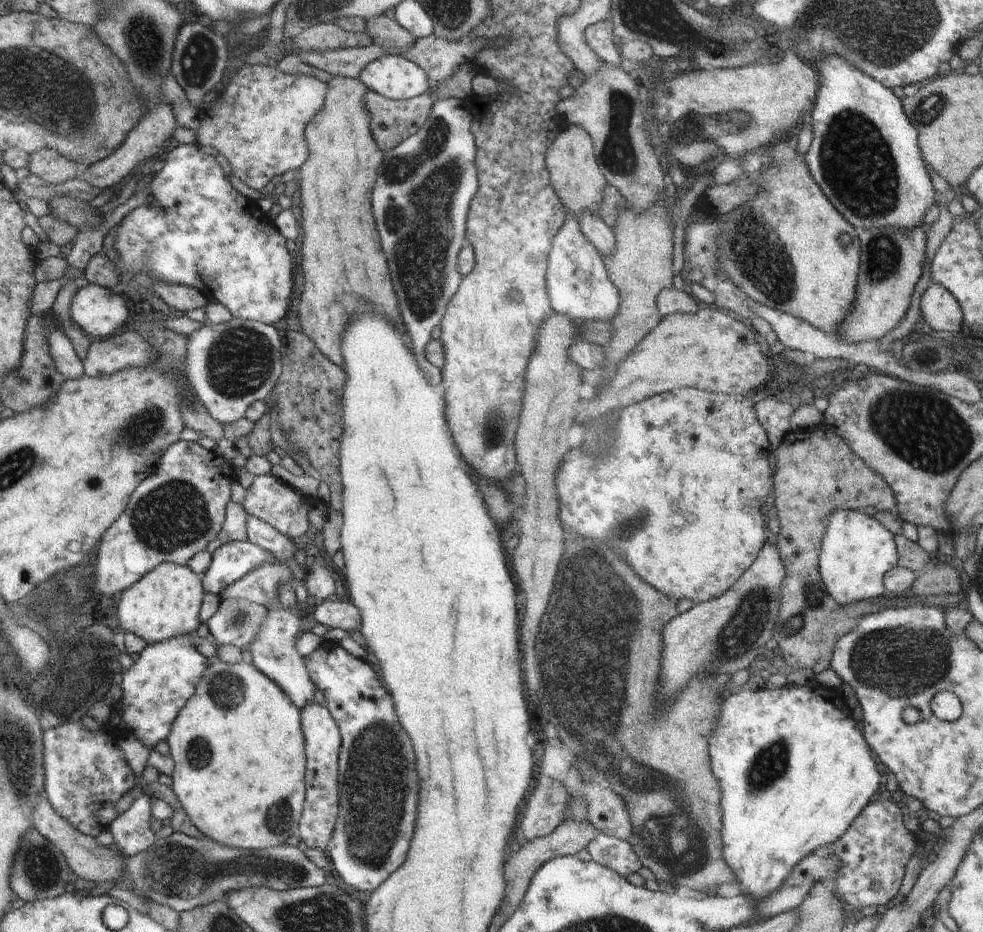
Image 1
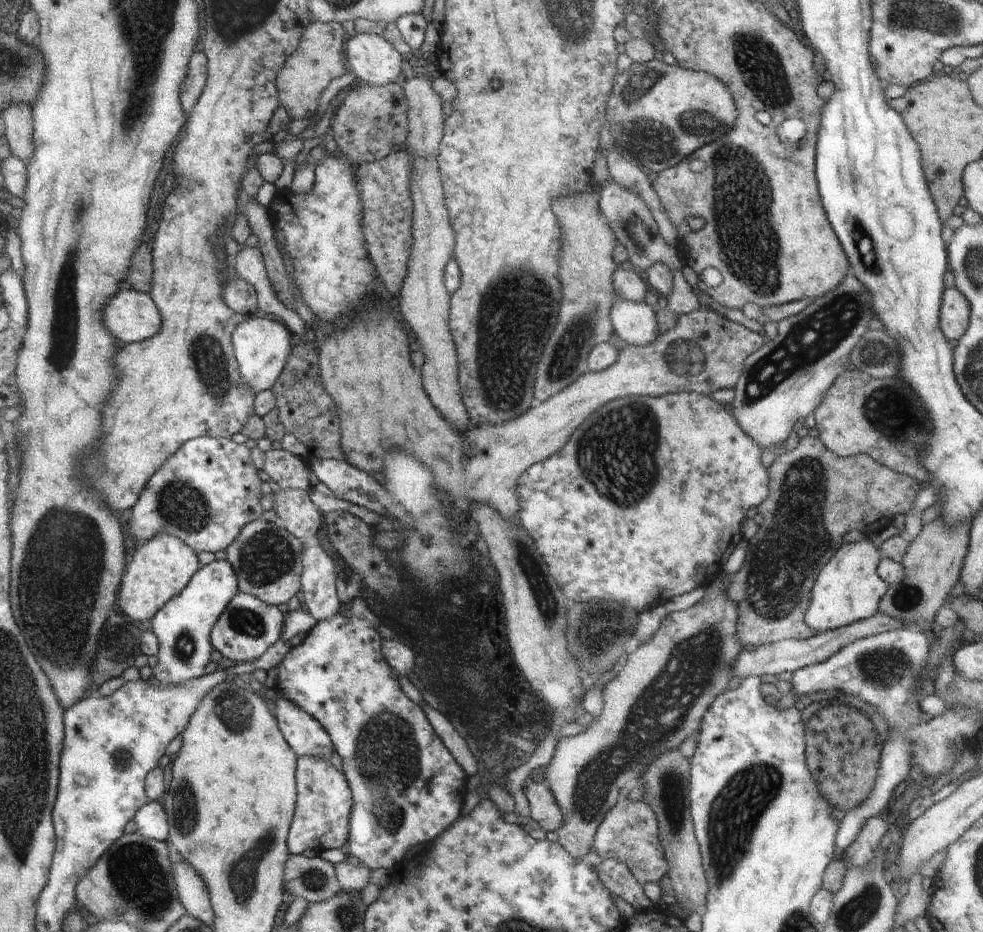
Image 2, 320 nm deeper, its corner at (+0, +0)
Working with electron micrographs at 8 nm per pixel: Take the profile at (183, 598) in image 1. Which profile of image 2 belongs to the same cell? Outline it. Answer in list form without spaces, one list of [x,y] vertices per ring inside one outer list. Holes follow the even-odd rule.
[[[158,533],[138,545],[130,562],[130,572],[125,574],[118,604],[130,618],[149,623],[173,596],[181,594],[198,568],[200,562],[196,554],[182,539],[170,533]]]

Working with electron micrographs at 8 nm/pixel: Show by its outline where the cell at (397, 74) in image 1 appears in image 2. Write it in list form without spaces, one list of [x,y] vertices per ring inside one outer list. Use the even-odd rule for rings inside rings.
[[[357,32],[355,36],[347,37],[348,62],[351,71],[356,74],[360,83],[374,86],[388,86],[395,82],[402,71],[408,71],[404,66],[404,58],[382,35],[376,33]]]

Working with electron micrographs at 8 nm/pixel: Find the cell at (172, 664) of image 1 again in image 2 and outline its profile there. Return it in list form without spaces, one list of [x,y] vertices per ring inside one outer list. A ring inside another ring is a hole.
[[[216,559],[208,565],[202,565],[181,594],[173,596],[149,622],[159,642],[156,655],[158,664],[153,668],[151,679],[165,685],[179,685],[202,677],[206,664],[212,658],[210,628],[239,592],[236,570],[228,560]]]

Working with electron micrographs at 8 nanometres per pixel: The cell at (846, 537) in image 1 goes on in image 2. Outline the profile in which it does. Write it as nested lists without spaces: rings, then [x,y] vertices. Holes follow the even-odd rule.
[[[869,538],[840,545],[818,573],[804,622],[819,633],[870,618],[878,613],[880,599],[889,587],[876,572],[881,557],[880,551]]]

